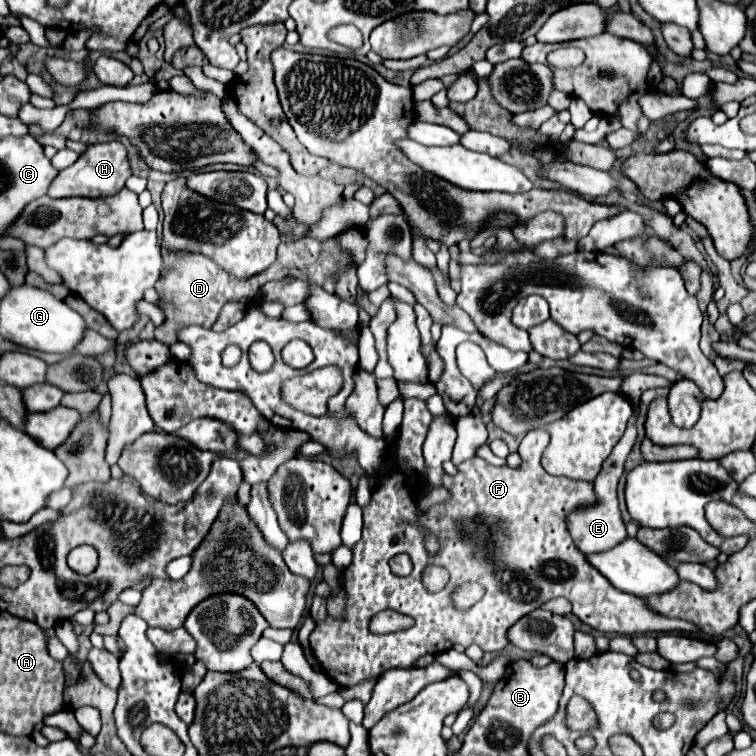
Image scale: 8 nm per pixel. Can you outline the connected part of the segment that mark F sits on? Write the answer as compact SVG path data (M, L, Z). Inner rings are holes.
M416 398L404 400L404 420L398 428L394 448L400 456L408 458L406 462L414 470L414 474L408 476L396 466L394 460L384 460L386 470L378 478L378 486L372 494L370 506L364 508L362 540L352 548L354 560L344 570L344 588L348 592L346 618L344 618L344 622L328 618L324 624L318 624L312 632L314 656L322 662L324 674L328 678L332 678L338 686L352 688L356 684L362 684L364 680L378 678L386 670L392 670L392 668L414 668L414 664L418 662L420 656L440 654L456 644L462 644L464 648L470 644L478 644L480 648L484 648L484 652L500 652L508 646L508 630L512 628L512 624L516 624L522 616L540 608L544 602L548 602L556 596L568 598L572 604L572 612L582 622L586 622L588 626L592 626L600 632L606 632L606 634L674 632L674 630L692 632L692 634L700 632L696 628L696 624L680 620L680 618L660 616L642 598L636 598L632 594L624 594L624 592L616 590L608 582L608 578L604 578L588 562L588 558L574 546L572 536L568 532L568 516L582 508L598 504L598 496L594 492L594 482L552 476L540 466L540 454L542 454L544 446L548 444L548 434L544 430L532 430L522 439L518 452L522 454L524 464L520 468L510 468L510 466L498 468L478 456L464 461L457 466L458 474L456 476L444 476L444 486L452 492L452 500L448 500L444 504L436 504L436 506L432 506L432 510L428 510L428 514L420 516L416 512L416 506L410 496L418 494L418 490L420 490L420 474L424 468L422 444L428 434L432 418L434 416L430 414L426 402L416 400ZM420 526L430 528L440 538L442 552L438 556L430 558L428 552L424 550L424 536L422 536ZM510 530L512 530L512 540L506 538L510 534ZM400 552L406 552L414 562L414 570L406 578L392 574L392 570L388 566L390 558L394 558ZM430 564L442 566L450 572L448 592L436 592L436 594L424 592L422 572ZM466 582L478 582L480 586L484 586L486 592L484 592L482 600L478 600L470 610L458 610L452 602L452 590L456 590L458 586L462 586ZM388 608L408 614L408 616L416 616L416 624L408 630L386 634L386 636L372 634L368 630L370 618L382 610L388 610Z

